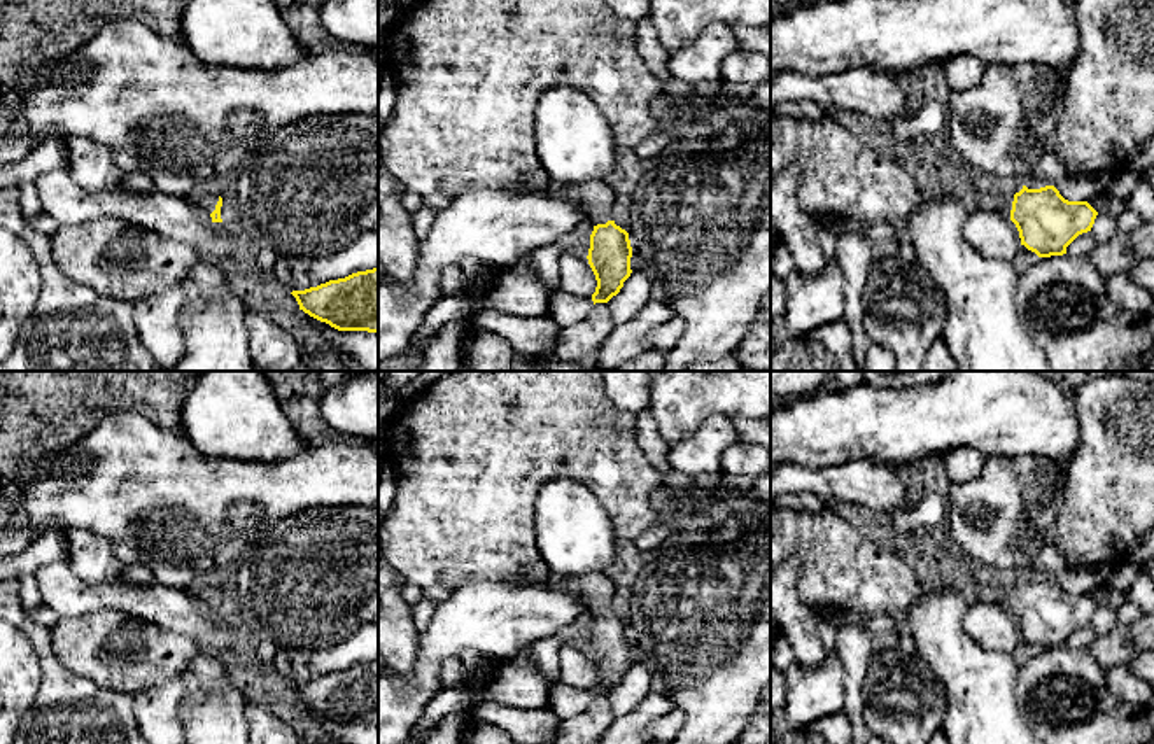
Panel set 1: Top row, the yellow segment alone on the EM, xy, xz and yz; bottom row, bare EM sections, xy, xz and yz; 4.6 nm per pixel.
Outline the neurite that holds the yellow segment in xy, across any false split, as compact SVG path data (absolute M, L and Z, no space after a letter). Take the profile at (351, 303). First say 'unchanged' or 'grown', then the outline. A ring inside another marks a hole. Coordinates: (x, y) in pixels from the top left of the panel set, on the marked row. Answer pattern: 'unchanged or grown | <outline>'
unchanged | M378 268L291 294L299 310L338 331L378 333Z

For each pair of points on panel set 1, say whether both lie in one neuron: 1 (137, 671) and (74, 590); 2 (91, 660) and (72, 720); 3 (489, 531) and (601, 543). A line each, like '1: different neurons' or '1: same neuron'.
1: different neurons
2: different neurons
3: different neurons

